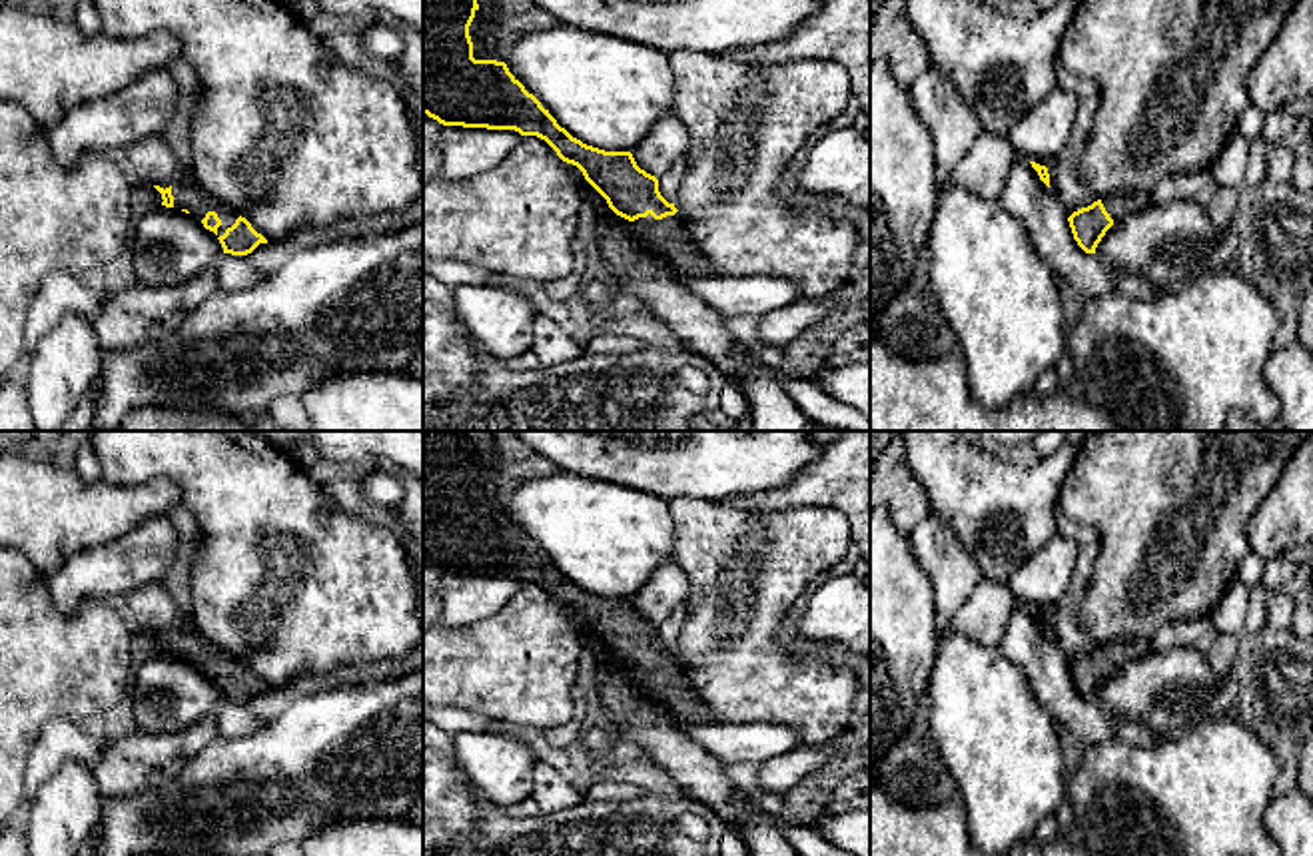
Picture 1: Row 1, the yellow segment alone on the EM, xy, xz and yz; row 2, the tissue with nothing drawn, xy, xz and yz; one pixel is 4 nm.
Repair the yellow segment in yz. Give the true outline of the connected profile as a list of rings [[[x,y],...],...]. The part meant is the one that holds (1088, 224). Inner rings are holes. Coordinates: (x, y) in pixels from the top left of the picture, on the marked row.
[[[1147,192],[1115,194],[1097,200],[1068,217],[1074,239],[1086,253],[1095,253],[1097,243],[1115,221],[1147,208],[1149,204],[1151,194]]]

